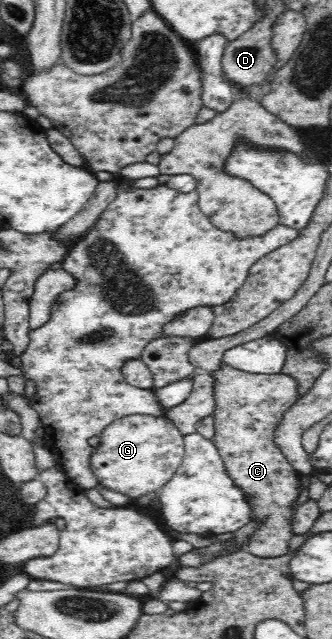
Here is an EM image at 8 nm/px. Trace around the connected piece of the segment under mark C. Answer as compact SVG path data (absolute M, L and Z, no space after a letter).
M227 364L211 373L214 376L214 398L215 410L213 419L215 422L215 435L213 438L214 446L218 449L224 467L234 484L243 490L246 502L250 507L251 520L261 520L256 530L251 534L247 546L249 553L260 558L274 558L288 554L290 550L290 538L292 533L292 520L296 509L294 502L298 500L298 482L300 472L296 471L287 460L280 447L274 441L276 426L282 422L285 413L296 402L297 382L291 376L282 374L252 374L233 369Z

